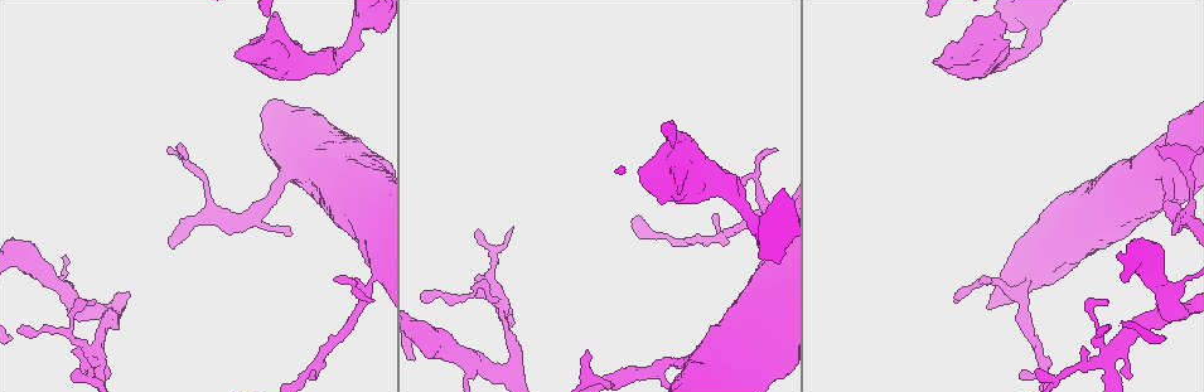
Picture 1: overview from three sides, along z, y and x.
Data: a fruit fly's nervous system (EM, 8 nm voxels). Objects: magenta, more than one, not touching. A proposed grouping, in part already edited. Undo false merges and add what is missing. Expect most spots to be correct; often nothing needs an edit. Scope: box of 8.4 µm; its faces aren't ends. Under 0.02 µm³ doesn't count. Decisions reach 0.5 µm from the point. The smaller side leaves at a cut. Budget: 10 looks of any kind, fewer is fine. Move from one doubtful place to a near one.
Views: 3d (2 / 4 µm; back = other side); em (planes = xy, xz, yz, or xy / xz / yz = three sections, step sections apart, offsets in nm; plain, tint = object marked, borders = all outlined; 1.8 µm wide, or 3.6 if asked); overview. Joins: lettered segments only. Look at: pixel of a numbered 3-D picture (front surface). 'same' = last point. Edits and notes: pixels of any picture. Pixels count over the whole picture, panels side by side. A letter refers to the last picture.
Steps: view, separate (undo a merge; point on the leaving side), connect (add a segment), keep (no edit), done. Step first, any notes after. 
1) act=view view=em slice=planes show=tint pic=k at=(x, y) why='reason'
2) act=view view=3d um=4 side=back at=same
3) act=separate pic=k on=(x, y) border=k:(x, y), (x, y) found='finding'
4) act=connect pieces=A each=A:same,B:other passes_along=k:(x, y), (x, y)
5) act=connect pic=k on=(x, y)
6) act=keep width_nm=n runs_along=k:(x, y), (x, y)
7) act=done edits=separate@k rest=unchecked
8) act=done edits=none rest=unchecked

act=view view=em um=3.6 slice=planes show=tint pic=1 at=(1113, 355)

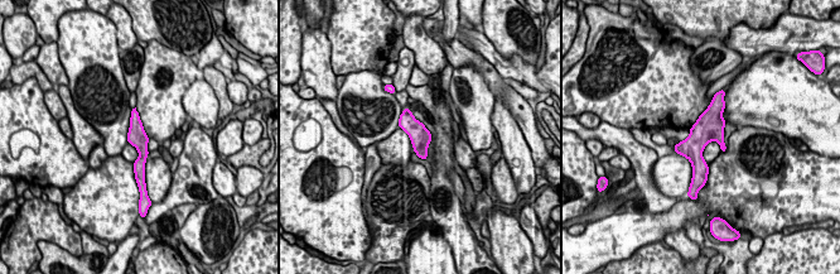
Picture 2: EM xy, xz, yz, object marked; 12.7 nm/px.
act=view view=em um=3.6 slice=planes show=borders at=same

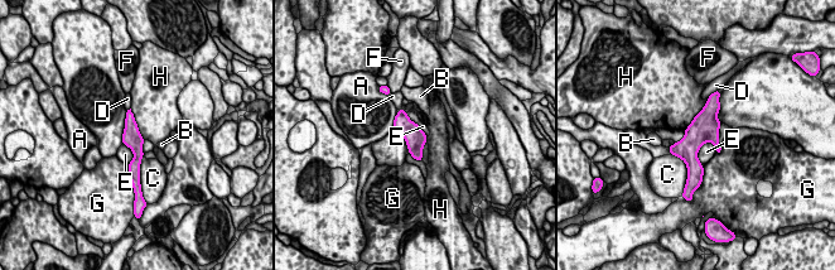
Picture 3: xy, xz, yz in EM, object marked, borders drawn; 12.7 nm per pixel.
act=keep longest_contact=H:550nm each=A:other,B:other,C:other,D:other,E:other,F:other,G:other,H:other border=3:(709, 140), (698, 153), (701, 164) found='continuous, no second cell'

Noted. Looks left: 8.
act=view view=em slice=xz step=16 show=tint pic=1 at=(470, 359) why='calibre changes'

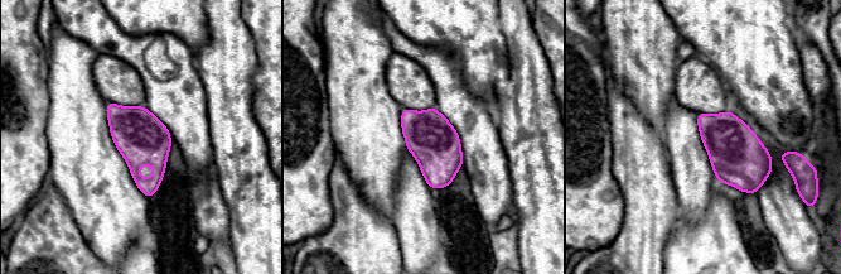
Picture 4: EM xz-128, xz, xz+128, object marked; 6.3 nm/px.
act=view view=em slice=planes show=borders at=same

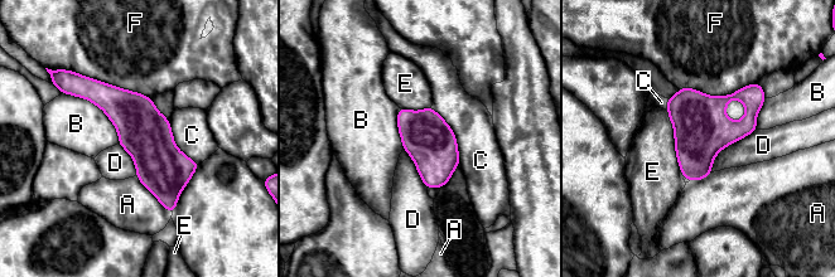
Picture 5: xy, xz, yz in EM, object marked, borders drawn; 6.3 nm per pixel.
act=keep longest_contact=F:500nm each=A:other,B:other,C:other,D:other,E:other,F:other runs_along=5:(90, 81), (149, 140), (172, 205) found='all the same cell'

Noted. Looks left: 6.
act=view view=em slice=planes show=borders pic=1 at=(263, 65) why='branch stops here'

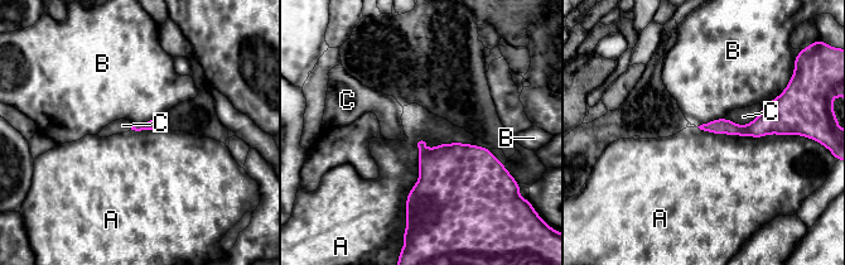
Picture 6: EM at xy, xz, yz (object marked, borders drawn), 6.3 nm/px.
act=keep each=A:other,B:other,C:other runs_along=6:(705, 126), (780, 126) found='none of them fits'

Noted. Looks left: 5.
act=view view=em um=3.6 slice=planes show=plain pic=1 at=(989, 276) why='tapers out'

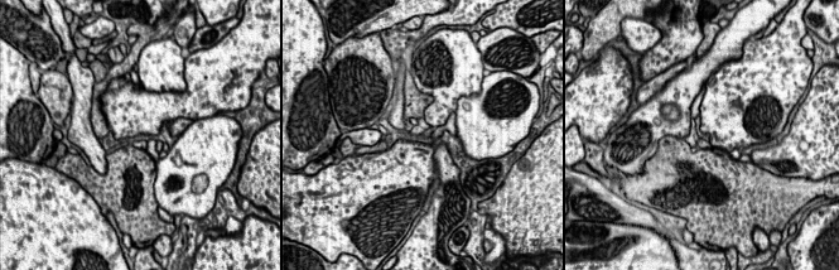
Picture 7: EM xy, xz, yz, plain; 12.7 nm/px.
act=view view=em um=3.6 slice=planes show=borders at=same

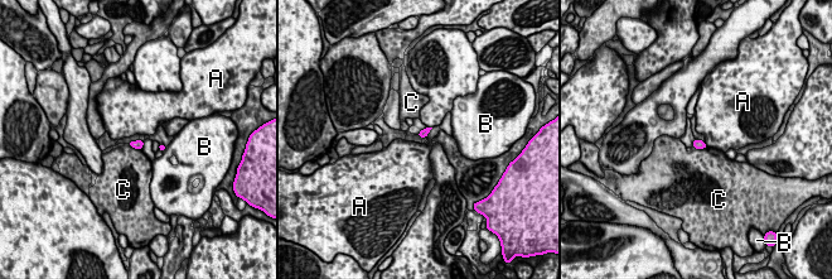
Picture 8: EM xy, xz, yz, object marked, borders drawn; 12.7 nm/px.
act=keep each=A:other,B:other,C:other found='none of them fits'

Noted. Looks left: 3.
act=done edits=none rest=unchecked

